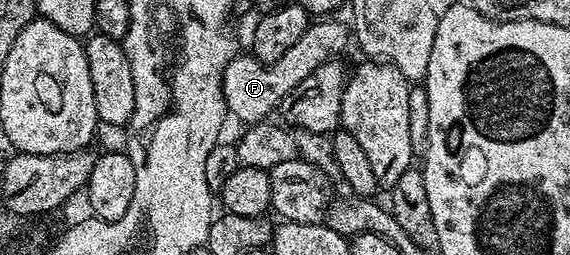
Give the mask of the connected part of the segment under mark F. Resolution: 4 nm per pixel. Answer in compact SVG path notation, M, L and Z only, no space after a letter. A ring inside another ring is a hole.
M315 21L301 33L299 40L292 48L279 57L275 63L262 63L250 53L236 54L234 59L225 65L223 74L223 96L227 102L227 110L232 116L235 115L243 122L243 125L262 123L268 118L274 108L282 104L292 89L309 77L314 69L327 63L329 60L341 55L341 51L349 43L349 31L339 23L327 23L331 21Z

